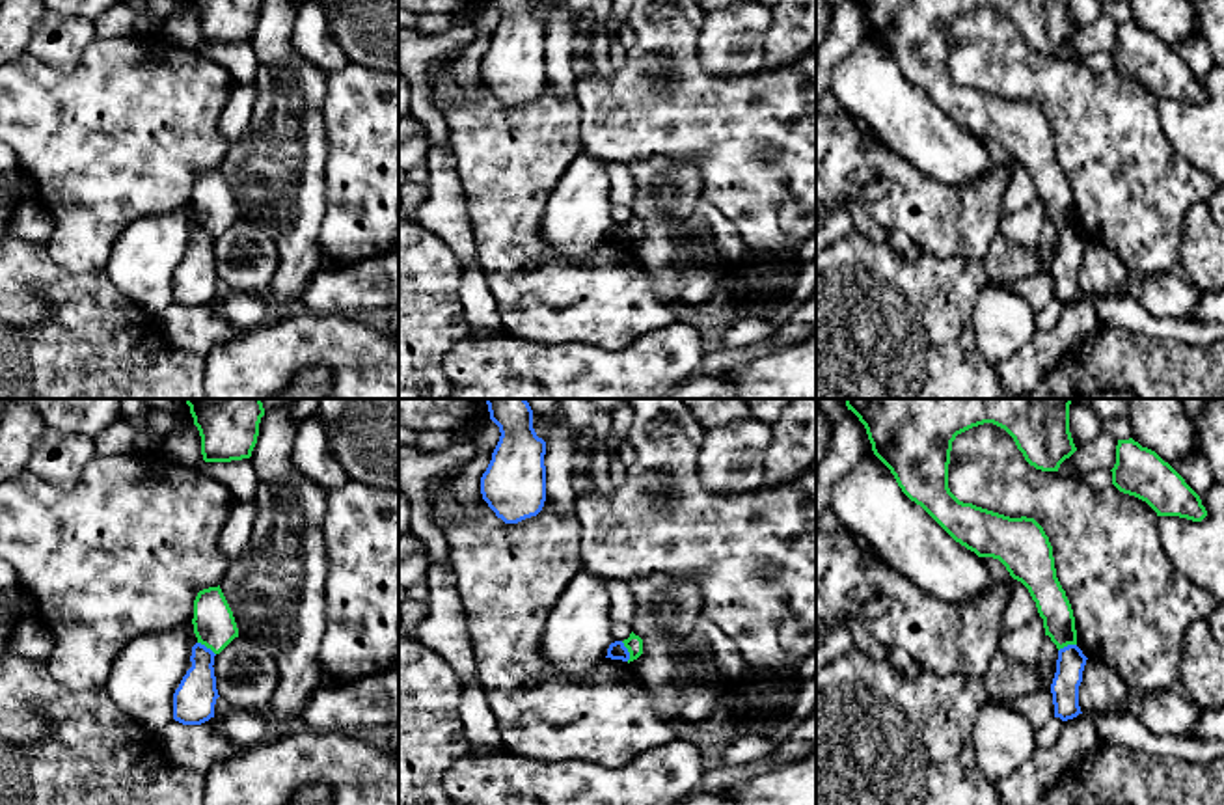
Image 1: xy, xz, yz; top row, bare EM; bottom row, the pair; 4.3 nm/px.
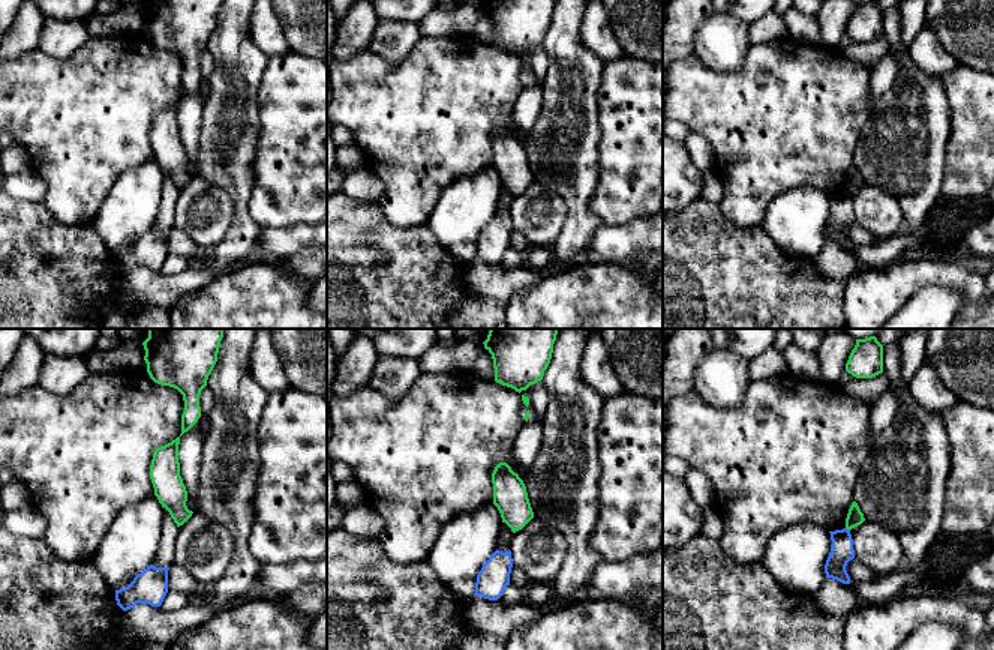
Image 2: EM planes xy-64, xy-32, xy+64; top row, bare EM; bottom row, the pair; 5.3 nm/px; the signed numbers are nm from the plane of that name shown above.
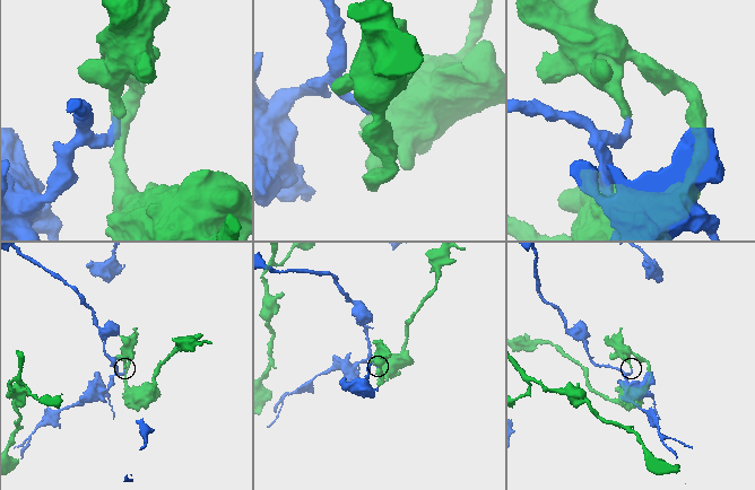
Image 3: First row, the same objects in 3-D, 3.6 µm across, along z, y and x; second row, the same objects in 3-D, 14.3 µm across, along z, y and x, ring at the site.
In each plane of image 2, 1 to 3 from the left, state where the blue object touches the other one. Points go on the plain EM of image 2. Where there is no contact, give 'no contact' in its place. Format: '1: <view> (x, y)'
1: no contact
2: no contact
3: xy+64 (847, 192)

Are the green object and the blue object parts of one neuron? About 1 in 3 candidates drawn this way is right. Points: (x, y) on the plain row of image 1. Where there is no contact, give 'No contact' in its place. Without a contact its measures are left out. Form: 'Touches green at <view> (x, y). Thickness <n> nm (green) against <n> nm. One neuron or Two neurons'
Touches green at xz (628, 233). Thickness 80 nm (green) against 80 nm. Two neurons

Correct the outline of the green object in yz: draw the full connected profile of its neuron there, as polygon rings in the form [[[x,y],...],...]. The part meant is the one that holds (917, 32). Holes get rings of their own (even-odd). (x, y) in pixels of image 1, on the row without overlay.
[[[859,0],[864,7],[874,37],[891,52],[902,75],[920,88],[956,125],[978,140],[999,142],[1010,158],[1021,164],[1043,201],[1045,218],[1064,231],[1077,227],[1071,186],[1062,171],[1053,140],[1053,129],[1034,101],[1010,101],[972,86],[959,84],[948,71],[952,24],[958,17],[993,6],[1004,11],[1025,43],[1041,54],[1058,54],[1077,30],[1069,15],[1069,0]]]

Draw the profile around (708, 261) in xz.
[[[699,199],[684,220],[676,270],[682,278],[682,302],[715,309],[734,298],[745,242],[730,218]]]

